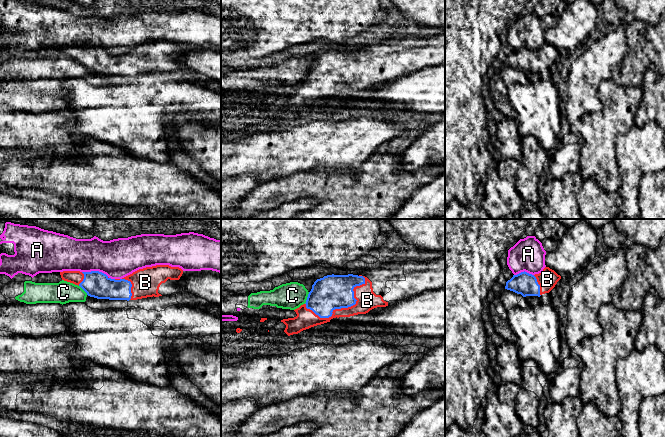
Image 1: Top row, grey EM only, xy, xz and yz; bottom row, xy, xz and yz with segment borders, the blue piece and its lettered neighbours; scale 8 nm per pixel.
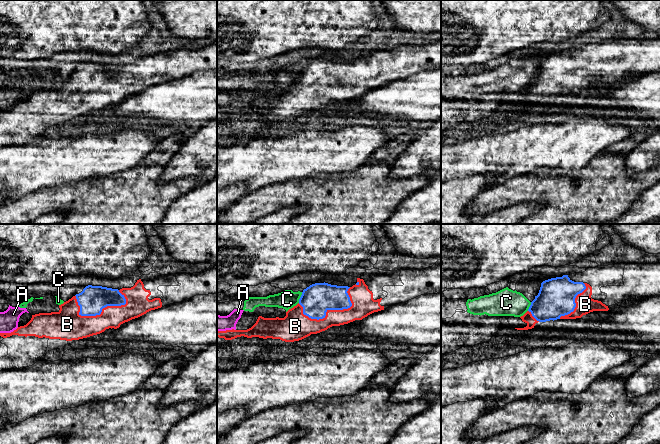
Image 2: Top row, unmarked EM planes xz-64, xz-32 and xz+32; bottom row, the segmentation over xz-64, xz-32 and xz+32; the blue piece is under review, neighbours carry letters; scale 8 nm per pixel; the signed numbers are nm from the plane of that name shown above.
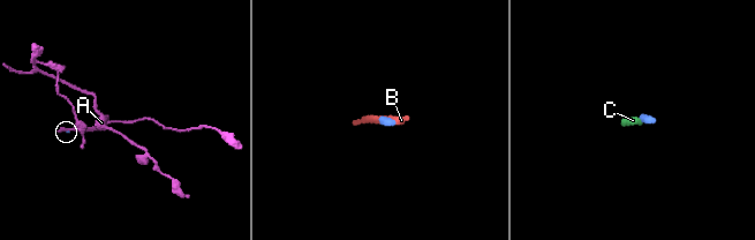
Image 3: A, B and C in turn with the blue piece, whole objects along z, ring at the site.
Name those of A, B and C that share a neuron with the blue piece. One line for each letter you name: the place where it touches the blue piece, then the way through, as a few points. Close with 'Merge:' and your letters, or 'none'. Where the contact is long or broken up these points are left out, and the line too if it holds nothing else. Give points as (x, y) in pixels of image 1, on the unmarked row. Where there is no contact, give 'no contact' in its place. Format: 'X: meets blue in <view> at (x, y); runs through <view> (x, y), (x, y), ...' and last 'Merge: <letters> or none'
B: meets blue in xz at (343, 83)
Merge: B

